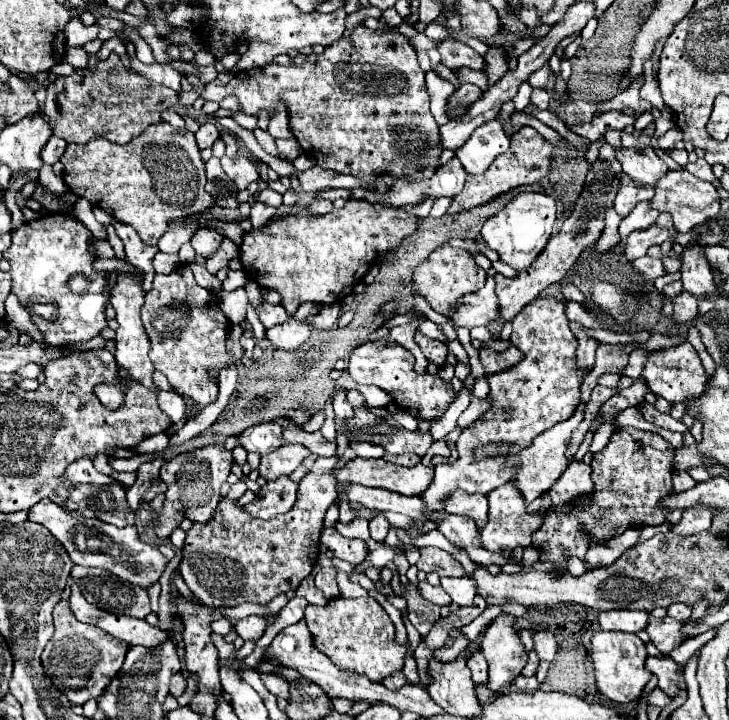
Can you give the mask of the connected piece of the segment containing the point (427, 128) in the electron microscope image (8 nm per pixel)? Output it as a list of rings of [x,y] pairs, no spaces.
[[[365,25],[355,29],[347,29],[343,37],[325,47],[321,55],[307,55],[303,65],[265,65],[255,71],[239,71],[227,85],[219,79],[205,85],[201,97],[205,101],[221,101],[229,93],[237,95],[239,103],[243,105],[243,113],[257,115],[261,109],[269,113],[275,111],[277,101],[285,101],[291,131],[299,141],[301,149],[323,169],[331,169],[343,175],[355,175],[363,189],[375,191],[375,181],[379,175],[395,175],[413,177],[419,181],[423,175],[433,177],[435,171],[441,167],[441,135],[439,125],[435,123],[431,109],[429,109],[429,93],[425,87],[425,73],[419,67],[417,53],[411,47],[409,39],[403,37],[399,31],[371,31]]]

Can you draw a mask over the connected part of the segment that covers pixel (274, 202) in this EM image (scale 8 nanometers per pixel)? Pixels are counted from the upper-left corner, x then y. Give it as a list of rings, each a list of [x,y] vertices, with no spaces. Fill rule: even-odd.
[[[268,187],[259,193],[258,201],[276,209],[279,209],[283,205],[282,195]]]

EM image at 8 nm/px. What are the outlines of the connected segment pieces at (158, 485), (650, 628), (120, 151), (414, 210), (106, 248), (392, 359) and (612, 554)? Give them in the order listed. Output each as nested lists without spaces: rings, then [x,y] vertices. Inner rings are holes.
[[[151,459],[147,463],[141,463],[137,469],[137,481],[133,487],[127,489],[127,501],[133,511],[141,507],[141,503],[149,503],[159,493],[167,489],[167,485],[159,479],[159,469],[165,461],[163,459]]]
[[[653,615],[649,617],[649,623],[645,627],[645,631],[651,637],[651,643],[665,655],[669,655],[671,649],[675,649],[683,637],[681,637],[681,625],[679,621],[665,617],[665,619],[655,619]]]
[[[161,121],[149,127],[148,141],[144,139],[147,139],[146,136],[141,139],[139,135],[129,145],[115,145],[101,139],[93,139],[85,147],[67,145],[67,151],[61,157],[65,169],[63,181],[67,183],[69,191],[75,193],[77,197],[85,197],[87,201],[91,201],[91,205],[113,215],[117,221],[135,227],[143,243],[157,245],[157,241],[163,237],[169,225],[199,217],[201,213],[211,209],[215,201],[205,191],[205,163],[201,159],[193,133],[189,133],[187,129],[175,129],[169,123]]]
[[[426,199],[419,206],[406,205],[403,206],[403,209],[410,215],[417,216],[418,218],[423,219],[429,215],[434,201],[435,199]]]
[[[93,238],[90,245],[95,253],[97,253],[98,257],[108,259],[113,259],[116,257],[115,251],[107,241]]]
[[[379,339],[379,341],[363,343],[363,345],[355,347],[351,357],[349,357],[347,371],[357,383],[377,385],[383,391],[387,391],[393,397],[393,401],[405,413],[413,415],[415,419],[419,419],[419,421],[421,419],[435,421],[435,419],[443,417],[447,407],[455,401],[453,387],[451,387],[451,383],[445,383],[437,375],[431,375],[431,373],[417,375],[414,370],[414,362],[413,353],[403,349],[399,343],[395,343],[391,339]]]
[[[627,529],[623,535],[611,539],[605,545],[591,545],[585,557],[587,559],[585,567],[591,571],[591,569],[599,569],[599,567],[615,563],[623,555],[623,551],[627,551],[639,541],[639,533],[641,529]]]

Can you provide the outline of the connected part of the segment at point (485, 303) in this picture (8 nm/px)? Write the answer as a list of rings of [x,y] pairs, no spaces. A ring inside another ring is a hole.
[[[487,278],[483,289],[469,293],[457,301],[455,309],[451,311],[449,319],[455,327],[477,327],[493,323],[495,317],[499,317],[499,305],[495,299],[494,278]]]

